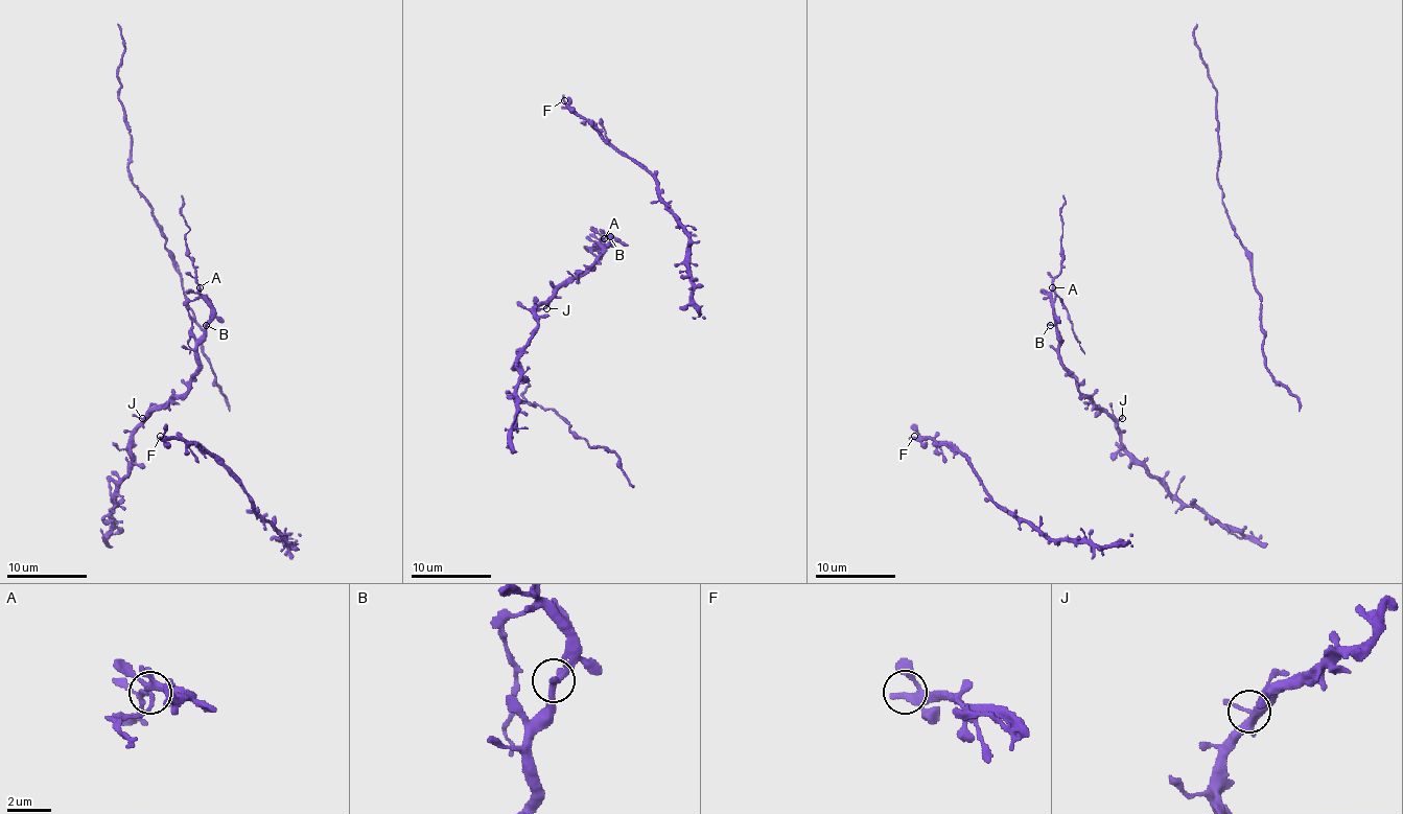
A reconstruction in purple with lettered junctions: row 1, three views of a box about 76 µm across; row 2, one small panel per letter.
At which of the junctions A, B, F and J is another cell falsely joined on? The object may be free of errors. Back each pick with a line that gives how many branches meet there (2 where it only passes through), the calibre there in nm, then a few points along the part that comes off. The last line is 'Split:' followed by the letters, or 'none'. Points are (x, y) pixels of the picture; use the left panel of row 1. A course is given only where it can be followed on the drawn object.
A: 4 branches meet; 180 nm thick; foreign part runs (200, 286), (186, 242), (189, 227), (182, 214), (182, 194)
Split: A

